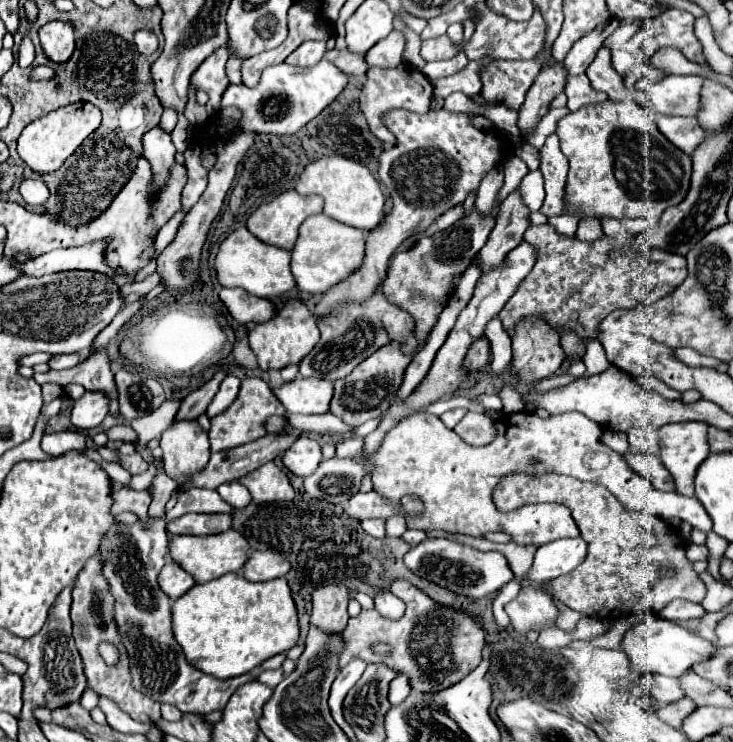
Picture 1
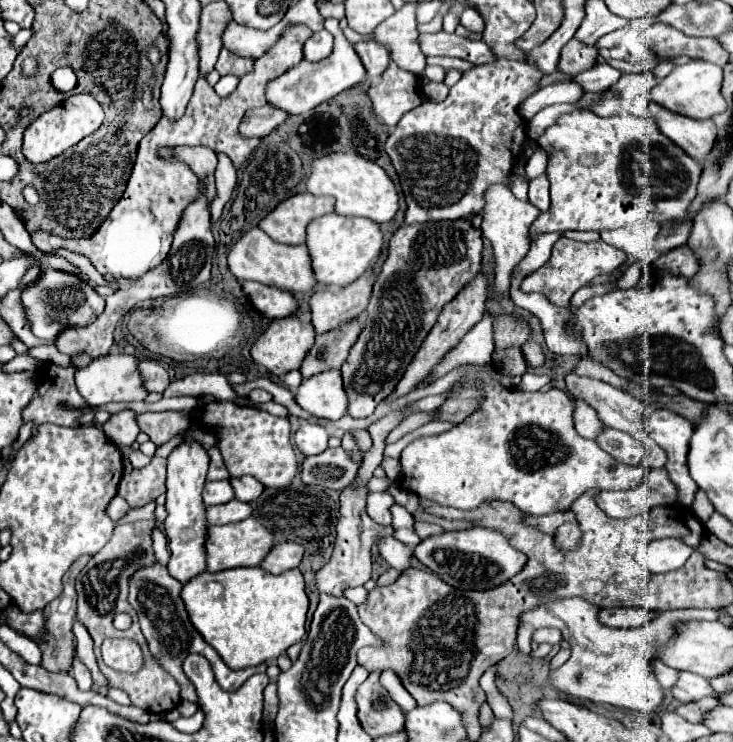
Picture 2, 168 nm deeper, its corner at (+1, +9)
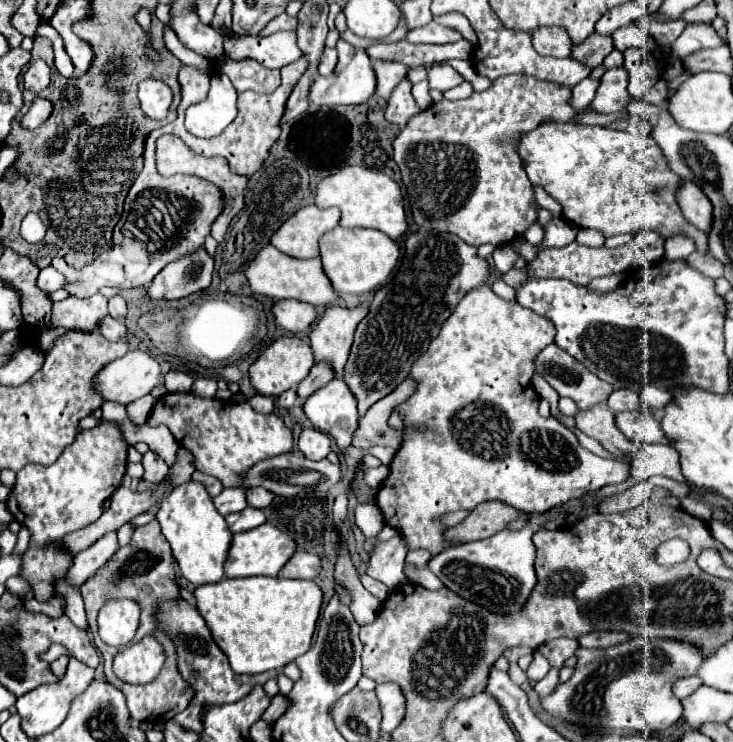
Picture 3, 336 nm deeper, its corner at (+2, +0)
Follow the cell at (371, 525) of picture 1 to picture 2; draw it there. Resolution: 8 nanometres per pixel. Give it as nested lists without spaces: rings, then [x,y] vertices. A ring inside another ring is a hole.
[[[379,492],[379,494],[369,494],[367,498],[367,514],[369,518],[373,518],[377,524],[381,526],[389,526],[391,524],[391,506],[393,506],[393,498],[387,492]]]

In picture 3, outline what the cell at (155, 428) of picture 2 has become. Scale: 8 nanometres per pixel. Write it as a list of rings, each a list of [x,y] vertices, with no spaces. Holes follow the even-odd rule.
[[[148,451],[148,453],[144,453],[144,459],[142,459],[142,467],[144,467],[144,481],[148,481],[148,483],[160,483],[160,481],[164,481],[164,477],[168,475],[168,465],[164,463],[164,459],[162,457],[158,457],[156,453],[152,453],[152,451]]]

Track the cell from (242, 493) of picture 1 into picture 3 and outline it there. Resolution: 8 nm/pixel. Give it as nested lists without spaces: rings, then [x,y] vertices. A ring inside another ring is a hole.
[[[252,487],[252,489],[246,489],[246,499],[252,507],[258,507],[258,509],[264,509],[272,503],[274,499],[274,493],[264,489],[264,487]]]

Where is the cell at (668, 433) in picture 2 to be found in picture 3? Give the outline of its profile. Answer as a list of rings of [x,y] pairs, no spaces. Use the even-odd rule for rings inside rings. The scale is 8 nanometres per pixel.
[[[620,411],[620,413],[614,413],[614,421],[616,421],[616,427],[632,443],[664,443],[664,445],[668,445],[668,441],[664,441],[664,433],[660,433],[660,421],[652,415],[644,415],[640,411]]]

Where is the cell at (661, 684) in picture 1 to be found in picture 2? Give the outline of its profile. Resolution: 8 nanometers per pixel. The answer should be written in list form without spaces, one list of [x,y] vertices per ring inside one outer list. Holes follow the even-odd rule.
[[[679,672],[679,678],[671,688],[671,694],[679,702],[695,702],[705,696],[715,696],[715,690],[709,686],[709,680],[689,672]]]

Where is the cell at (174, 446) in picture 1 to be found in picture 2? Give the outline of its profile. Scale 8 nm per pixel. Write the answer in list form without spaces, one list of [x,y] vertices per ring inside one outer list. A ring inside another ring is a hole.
[[[197,440],[181,442],[167,458],[167,502],[165,502],[165,508],[167,508],[169,516],[165,520],[165,530],[167,530],[167,538],[169,538],[169,550],[171,550],[167,570],[181,584],[185,584],[187,580],[205,572],[205,568],[207,568],[205,550],[203,550],[207,526],[205,526],[205,504],[201,500],[207,468],[209,468],[209,454],[203,448],[203,444]]]

